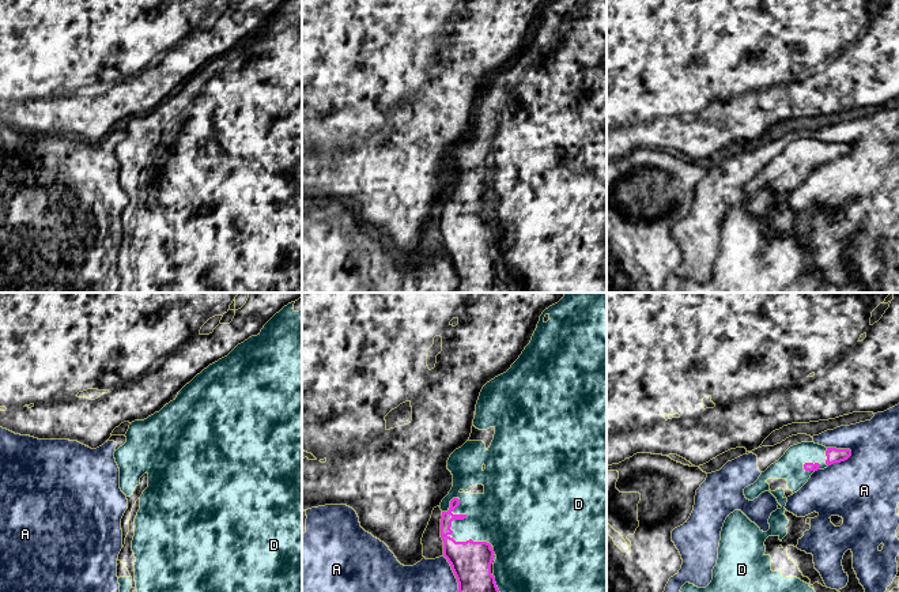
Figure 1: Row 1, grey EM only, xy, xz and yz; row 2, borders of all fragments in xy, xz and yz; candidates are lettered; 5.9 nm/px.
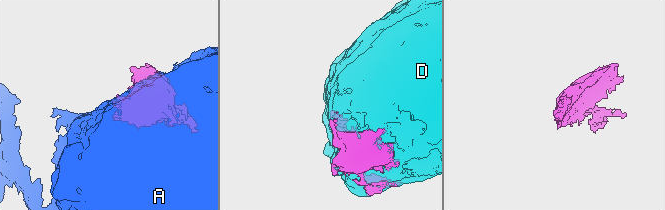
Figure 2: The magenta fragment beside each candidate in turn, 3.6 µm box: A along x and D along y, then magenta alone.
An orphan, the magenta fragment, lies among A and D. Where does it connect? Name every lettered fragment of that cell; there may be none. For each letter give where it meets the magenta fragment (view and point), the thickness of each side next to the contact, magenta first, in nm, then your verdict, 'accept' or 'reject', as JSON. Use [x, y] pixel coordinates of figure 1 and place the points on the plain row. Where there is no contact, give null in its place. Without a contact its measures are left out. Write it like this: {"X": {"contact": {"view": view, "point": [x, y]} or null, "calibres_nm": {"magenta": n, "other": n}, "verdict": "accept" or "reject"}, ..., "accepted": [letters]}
{"A": {"contact": {"view": "yz", "point": [841, 155]}, "calibres_nm": {"magenta": 90, "other": 420}, "verdict": "reject"}, "D": {"contact": {"view": "xz", "point": [450, 221]}, "calibres_nm": {"magenta": 240, "other": 300}, "verdict": "accept"}, "accepted": ["D"]}

